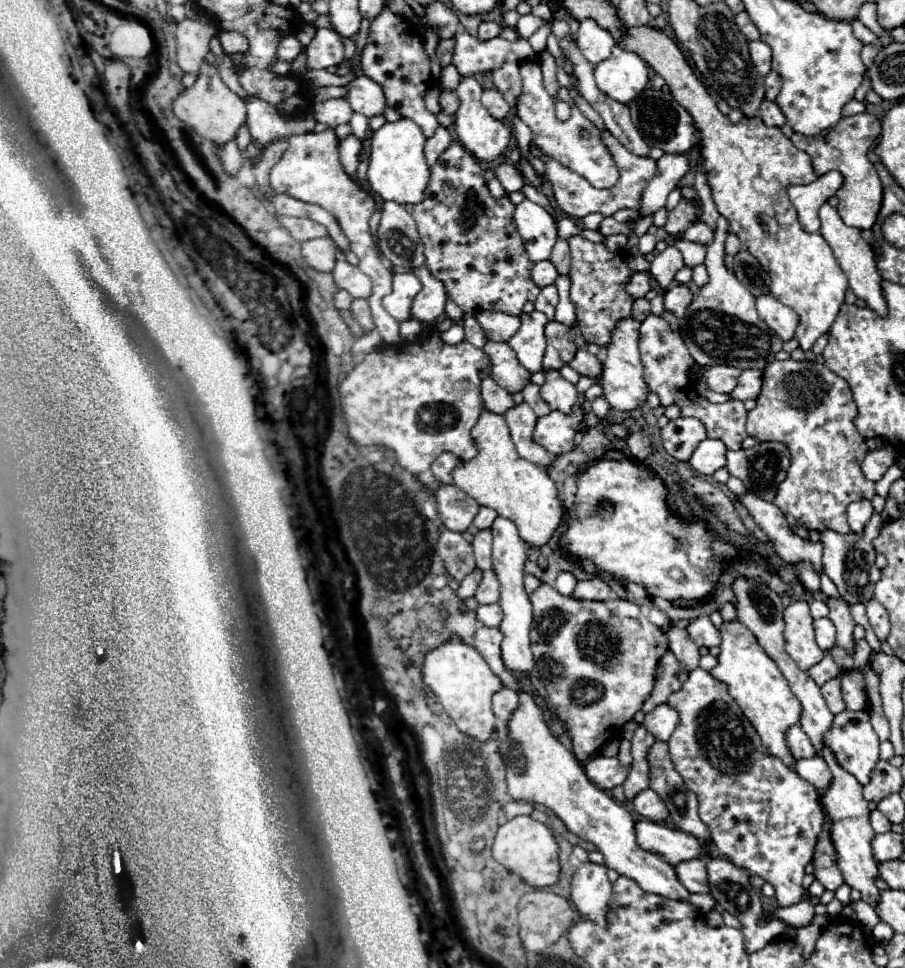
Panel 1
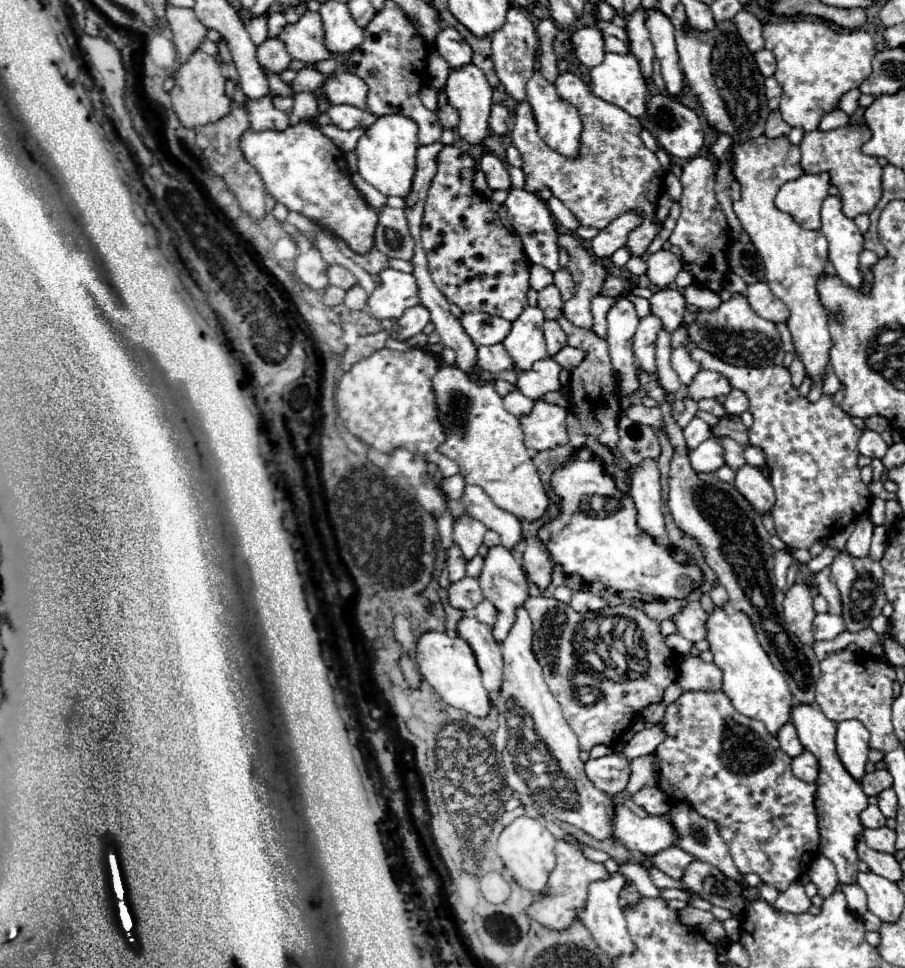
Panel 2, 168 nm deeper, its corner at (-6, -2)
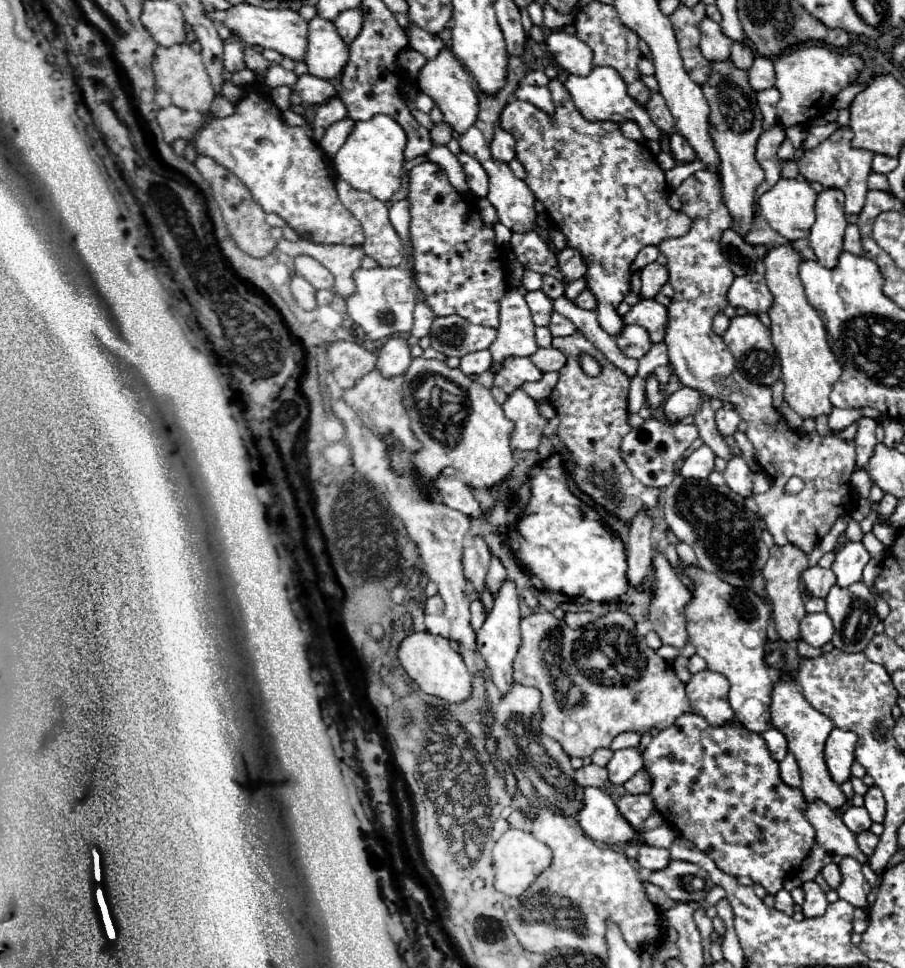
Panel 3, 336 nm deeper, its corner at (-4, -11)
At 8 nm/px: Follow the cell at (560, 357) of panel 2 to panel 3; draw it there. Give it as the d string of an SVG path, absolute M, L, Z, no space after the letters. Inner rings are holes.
M549 347L549 349L539 349L537 353L533 353L531 361L533 361L541 371L547 373L547 371L561 371L561 367L565 365L567 357L565 357L559 349Z

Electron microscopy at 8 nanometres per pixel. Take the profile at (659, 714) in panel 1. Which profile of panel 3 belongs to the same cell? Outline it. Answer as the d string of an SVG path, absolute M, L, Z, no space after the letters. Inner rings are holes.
M637 747L615 751L613 759L607 763L609 779L613 785L623 785L629 777L633 777L637 771L641 771L643 765L645 765L643 751L639 751Z

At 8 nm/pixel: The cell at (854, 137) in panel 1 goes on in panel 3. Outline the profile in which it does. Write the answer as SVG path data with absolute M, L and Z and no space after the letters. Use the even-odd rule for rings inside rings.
M841 127L837 129L829 139L825 139L821 145L807 149L805 155L797 161L799 165L799 173L813 183L821 183L827 189L839 189L845 195L845 213L847 215L859 215L863 205L865 205L865 197L867 197L867 177L871 175L871 161L873 155L869 151L863 149L853 149L851 147L851 139L853 139L853 131L849 127Z

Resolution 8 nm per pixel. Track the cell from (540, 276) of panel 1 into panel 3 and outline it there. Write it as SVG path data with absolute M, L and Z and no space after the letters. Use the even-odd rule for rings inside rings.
M527 269L521 283L523 283L523 287L525 287L527 291L537 291L537 289L541 289L541 275Z

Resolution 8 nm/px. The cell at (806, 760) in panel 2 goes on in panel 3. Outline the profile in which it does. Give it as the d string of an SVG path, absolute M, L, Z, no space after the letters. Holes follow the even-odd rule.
M787 753L787 757L779 763L779 773L787 785L791 785L791 787L801 785L801 771L799 771L799 765L791 753Z

